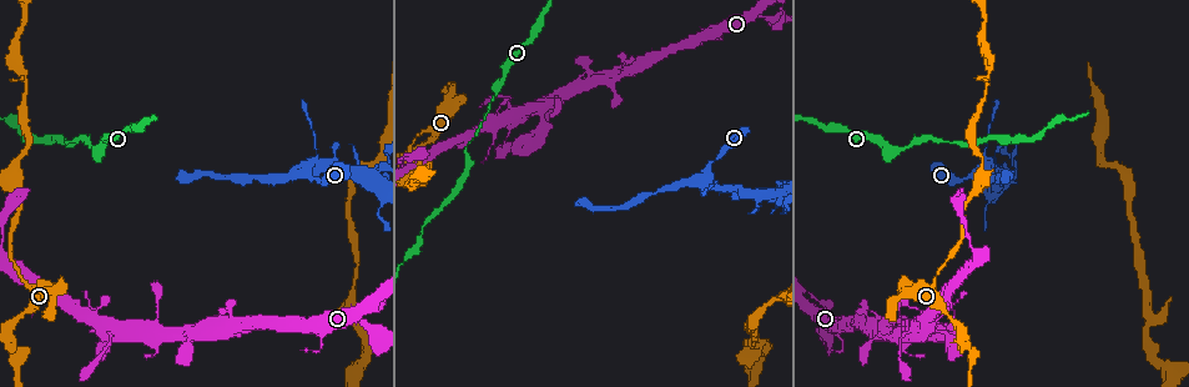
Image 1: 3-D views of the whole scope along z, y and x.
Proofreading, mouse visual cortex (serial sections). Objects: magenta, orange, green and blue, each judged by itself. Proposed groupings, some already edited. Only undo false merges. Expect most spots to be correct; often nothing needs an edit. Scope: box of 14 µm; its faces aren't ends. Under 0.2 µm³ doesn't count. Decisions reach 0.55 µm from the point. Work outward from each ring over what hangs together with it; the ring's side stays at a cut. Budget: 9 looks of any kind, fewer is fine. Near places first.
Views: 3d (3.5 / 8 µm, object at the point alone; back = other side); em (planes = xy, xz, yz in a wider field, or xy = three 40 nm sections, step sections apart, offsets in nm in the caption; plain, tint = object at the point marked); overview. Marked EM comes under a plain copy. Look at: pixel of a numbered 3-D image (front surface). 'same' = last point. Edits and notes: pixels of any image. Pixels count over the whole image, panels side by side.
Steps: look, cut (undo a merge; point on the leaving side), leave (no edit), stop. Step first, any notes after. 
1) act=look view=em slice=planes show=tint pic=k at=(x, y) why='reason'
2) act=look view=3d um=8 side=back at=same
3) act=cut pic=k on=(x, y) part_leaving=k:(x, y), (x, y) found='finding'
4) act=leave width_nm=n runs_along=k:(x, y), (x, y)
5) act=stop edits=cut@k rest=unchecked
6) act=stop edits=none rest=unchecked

act=look view=3d um=8 side=back pic=1 at=(988, 71) why='calibre changes'

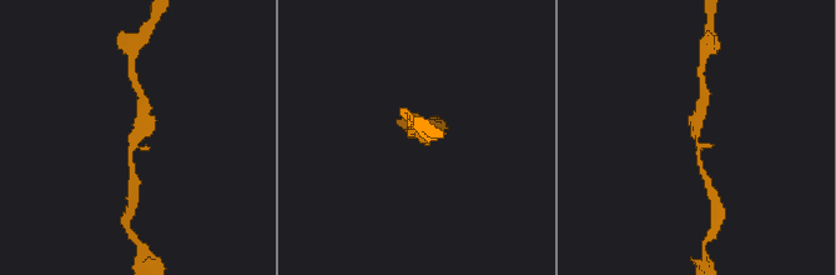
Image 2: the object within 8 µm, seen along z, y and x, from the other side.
act=look view=em slice=xy step=3 show=tint pic=2 at=(138, 135) why='need the tissue'

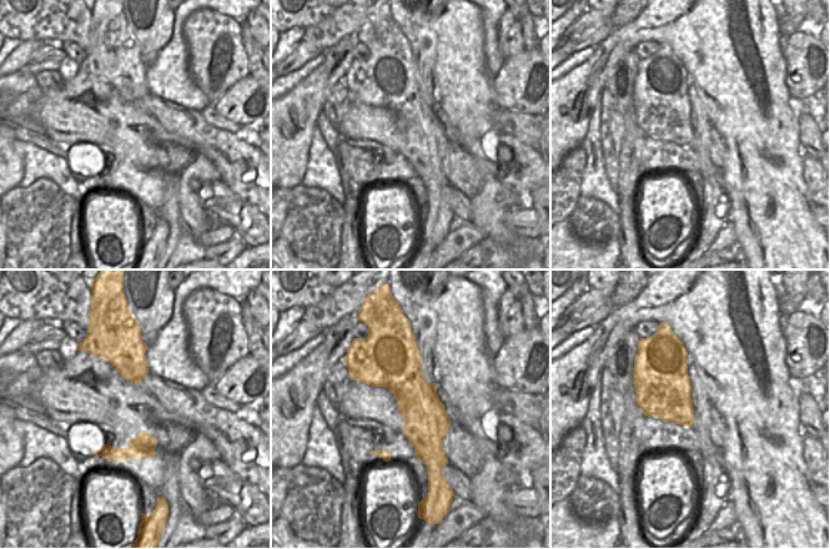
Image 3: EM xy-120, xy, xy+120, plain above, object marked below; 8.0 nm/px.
act=leave arm_widths_nm=150,300 found='all the same cell'

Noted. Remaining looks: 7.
act=look view=3d um=3.5 pic=1 at=(95, 153)

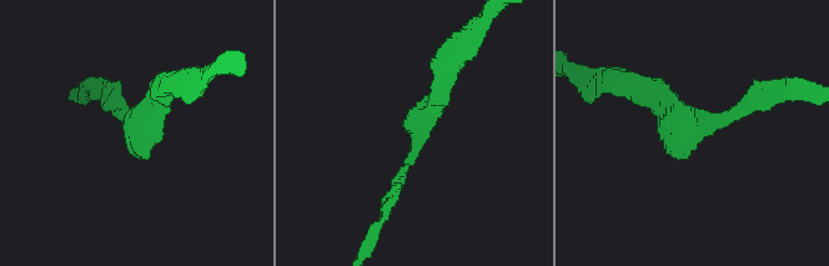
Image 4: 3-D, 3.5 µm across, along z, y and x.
act=look view=em slice=planes show=tint pic=4 at=(694, 127) arm_widths_nm=100,250

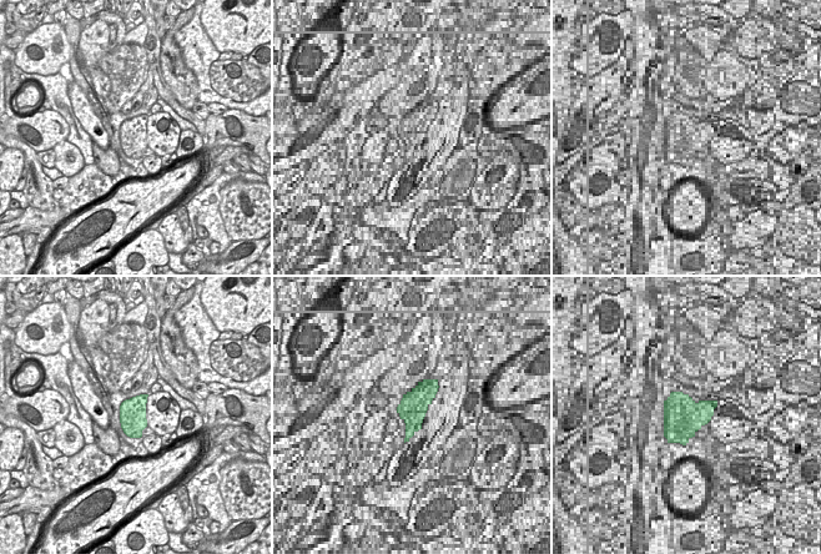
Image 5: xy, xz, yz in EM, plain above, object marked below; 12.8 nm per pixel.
act=leave runs_along=4:(441, 69), (396, 192) found='one cell here'

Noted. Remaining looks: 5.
act=look view=3d um=3.5 pic=1 at=(520, 143) why='calibre changes'

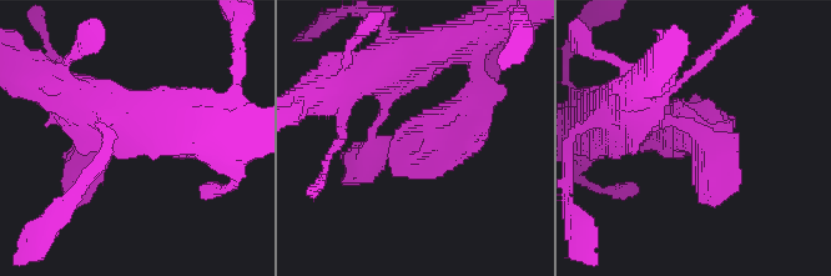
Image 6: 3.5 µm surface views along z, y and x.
act=look view=em slice=xy step=5 show=tint pic=6 at=(419, 140) why='need the tissue'

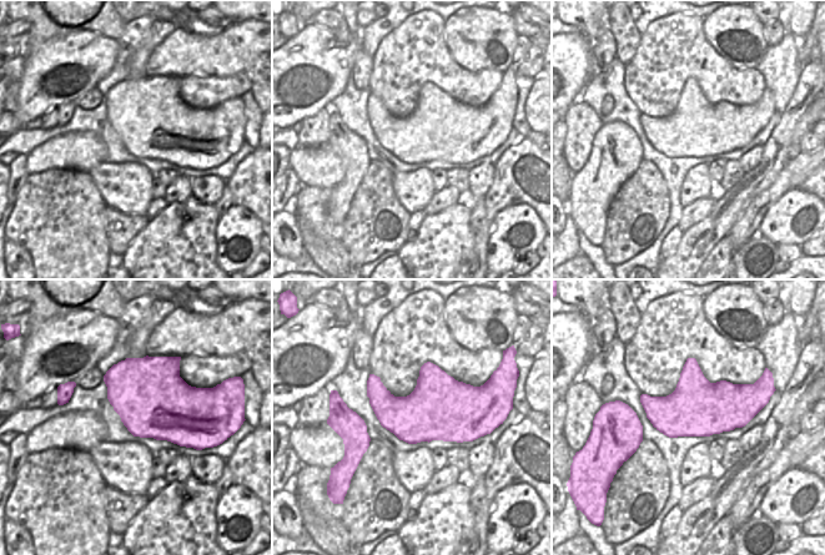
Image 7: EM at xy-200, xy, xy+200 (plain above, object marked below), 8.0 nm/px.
act=leave runs_along=6:(477, 89), (438, 134), (357, 159) found='all the same cell'

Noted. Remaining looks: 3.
act=look view=3d um=3.5 side=back pic=1 at=(827, 335) why='a narrow waist'

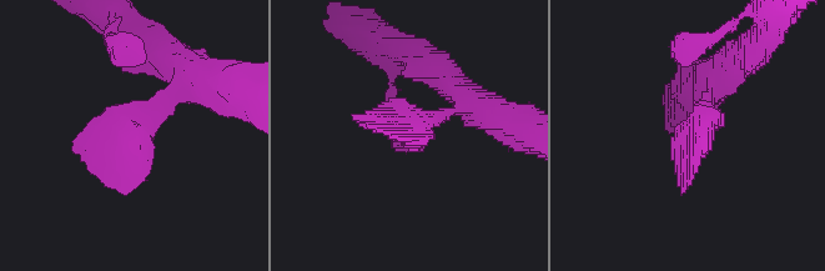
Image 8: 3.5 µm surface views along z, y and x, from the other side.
act=look view=em slice=planes show=tint pic=8 at=(417, 128) why='need the tissue'

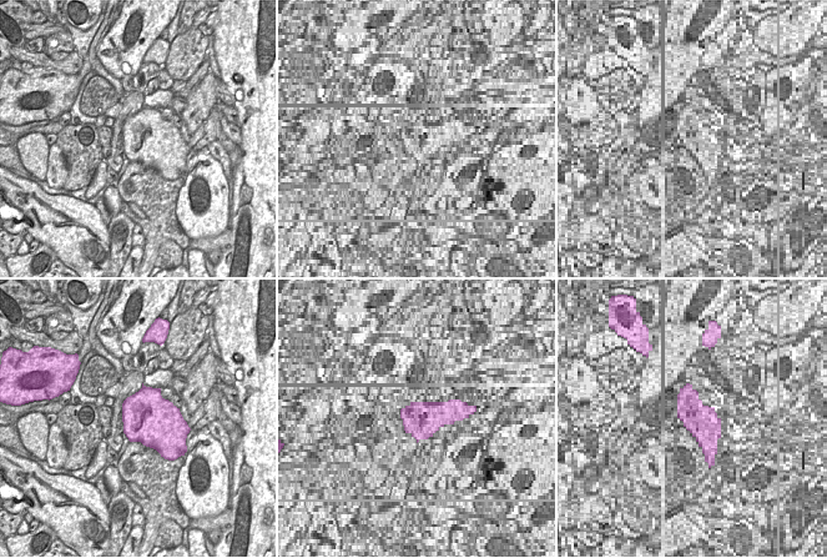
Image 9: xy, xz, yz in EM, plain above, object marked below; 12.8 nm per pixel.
act=leave width_nm=650 runs_along=8:(195, 74), (132, 139), (121, 192) found='one cell here'

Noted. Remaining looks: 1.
act=stop edits=none rest=unchecked

